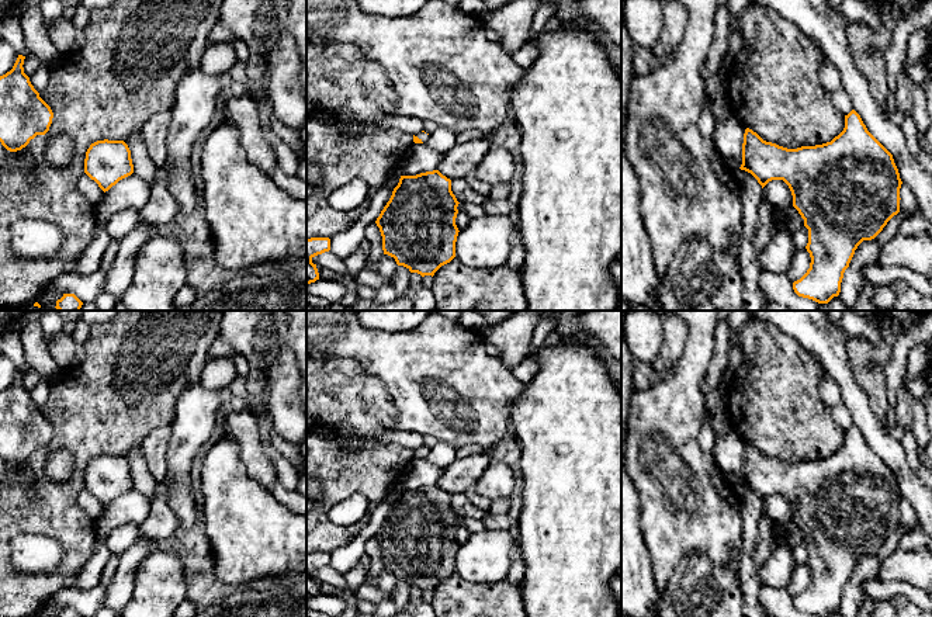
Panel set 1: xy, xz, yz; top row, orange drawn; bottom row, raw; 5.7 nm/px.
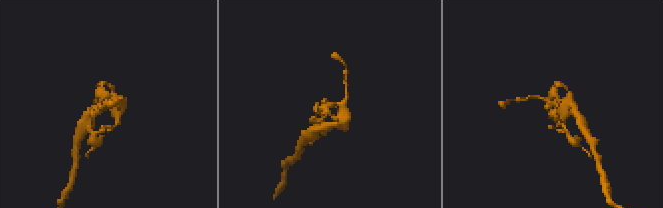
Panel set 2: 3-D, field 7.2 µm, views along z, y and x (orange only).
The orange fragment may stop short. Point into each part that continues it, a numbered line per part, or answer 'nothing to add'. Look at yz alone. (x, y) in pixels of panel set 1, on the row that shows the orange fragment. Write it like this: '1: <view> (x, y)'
nothing to add

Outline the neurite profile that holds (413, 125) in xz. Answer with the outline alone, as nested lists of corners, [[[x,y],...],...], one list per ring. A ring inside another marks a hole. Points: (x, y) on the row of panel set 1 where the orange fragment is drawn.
[[[391,115],[381,122],[381,129],[399,129],[412,135],[423,131],[425,121],[416,117]]]

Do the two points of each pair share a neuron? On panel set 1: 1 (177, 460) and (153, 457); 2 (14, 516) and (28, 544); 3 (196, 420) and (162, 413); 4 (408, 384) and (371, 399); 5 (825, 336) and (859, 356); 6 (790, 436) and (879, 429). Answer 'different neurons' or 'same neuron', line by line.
1: different neurons
2: different neurons
3: different neurons
4: different neurons
5: different neurons
6: different neurons

